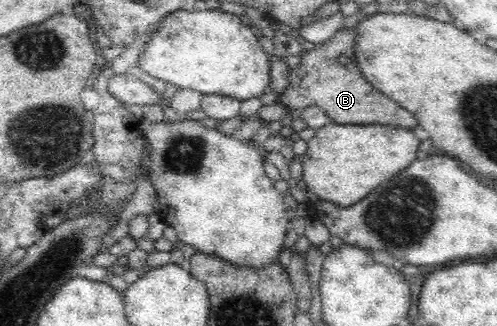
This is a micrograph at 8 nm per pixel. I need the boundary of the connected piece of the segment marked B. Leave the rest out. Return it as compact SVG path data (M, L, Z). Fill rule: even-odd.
M342 28L338 30L328 41L318 44L316 49L302 51L301 63L298 68L288 69L288 87L279 96L278 102L288 109L300 109L316 105L337 124L380 124L394 125L394 127L416 127L418 121L412 113L402 109L398 103L376 91L374 86L364 79L362 70L356 64L356 28ZM346 54L350 61L346 65L338 63L338 57Z

